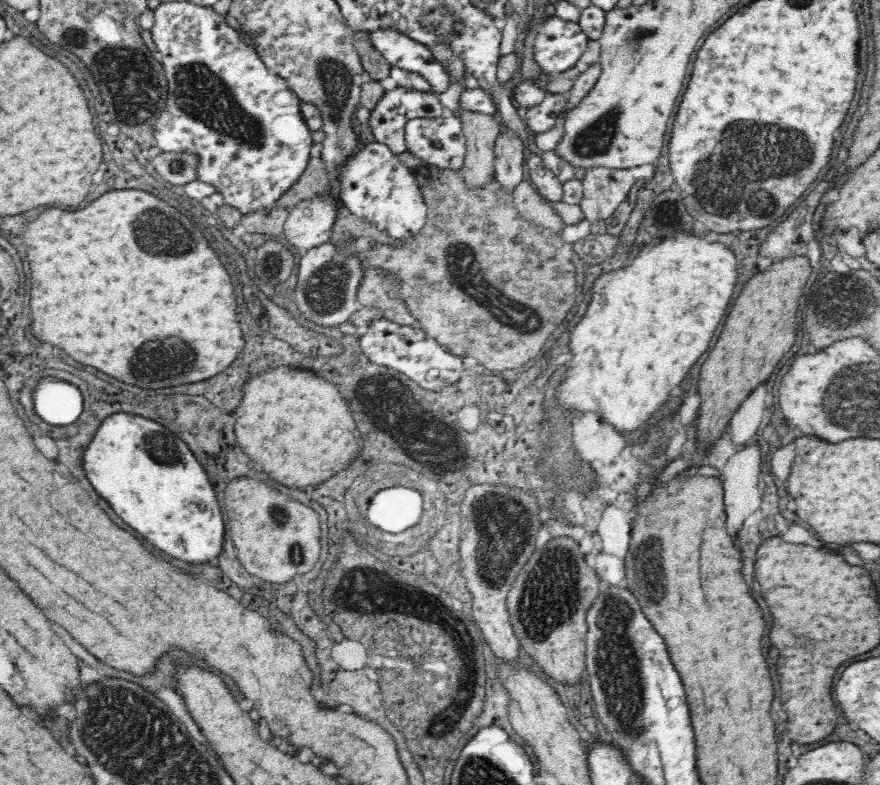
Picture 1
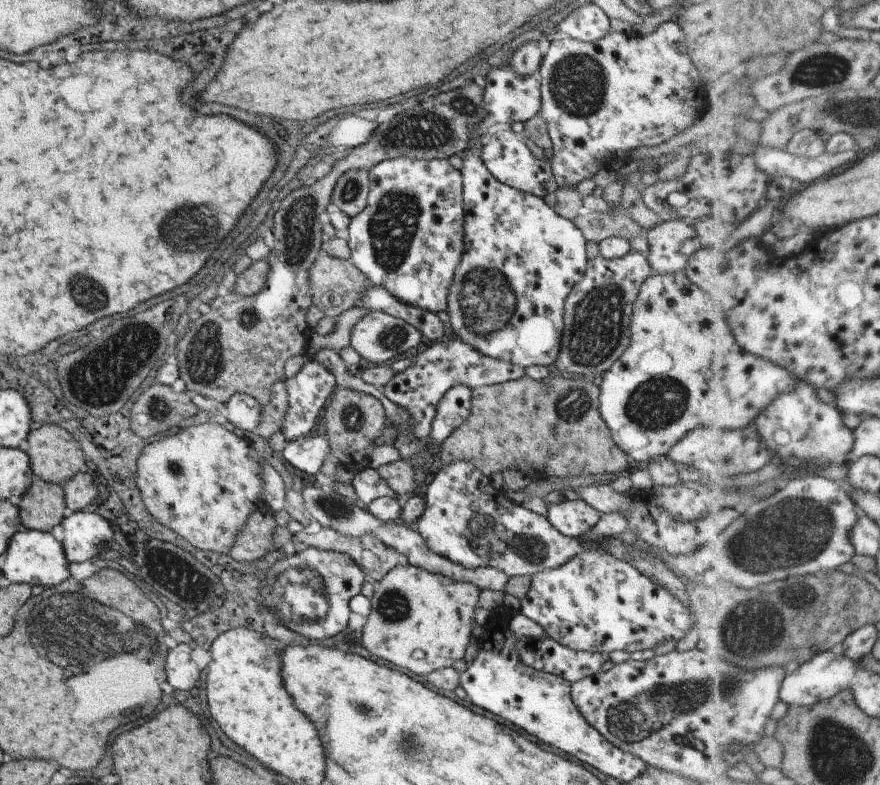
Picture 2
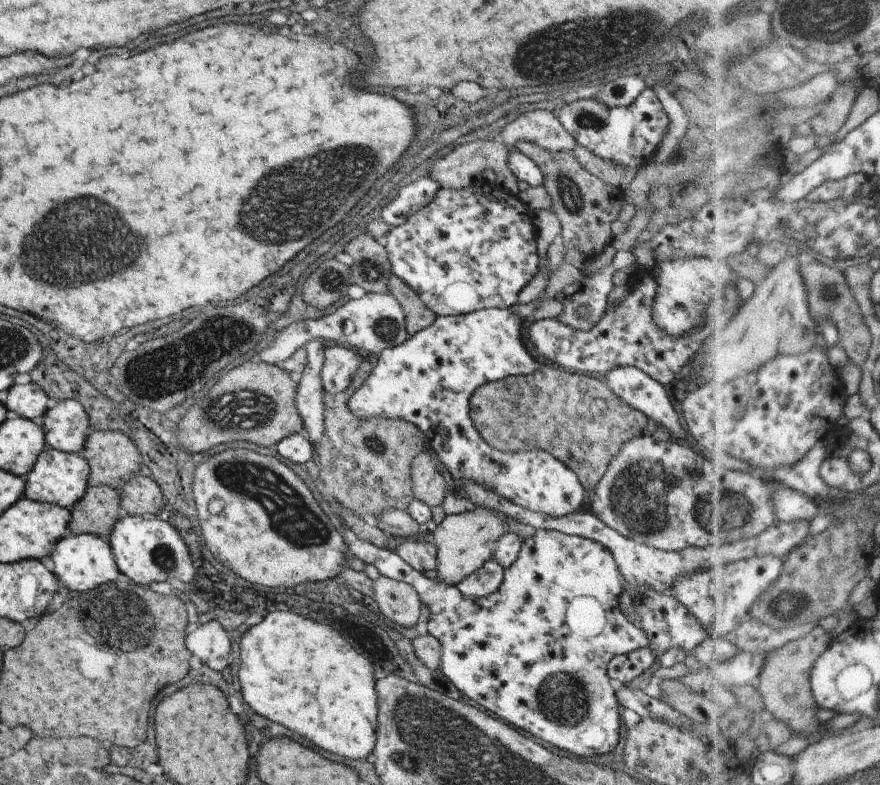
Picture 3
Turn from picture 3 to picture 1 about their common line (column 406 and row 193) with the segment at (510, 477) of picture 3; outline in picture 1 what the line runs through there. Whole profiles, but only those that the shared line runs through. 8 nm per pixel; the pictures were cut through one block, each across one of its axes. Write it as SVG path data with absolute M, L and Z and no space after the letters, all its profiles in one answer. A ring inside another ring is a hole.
M371 140L334 169L338 169L338 198L354 219L386 230L396 240L413 237L427 223L427 204L413 169L404 165L385 144Z

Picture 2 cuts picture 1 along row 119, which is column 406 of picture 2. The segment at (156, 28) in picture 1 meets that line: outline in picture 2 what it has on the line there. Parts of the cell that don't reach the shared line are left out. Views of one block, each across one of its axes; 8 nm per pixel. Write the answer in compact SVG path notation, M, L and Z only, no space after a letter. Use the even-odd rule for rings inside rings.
M405 156L381 161L375 166L370 167L369 172L369 192L367 193L366 205L361 212L351 217L348 224L347 232L347 246L350 252L350 261L355 264L355 268L365 274L365 278L369 284L383 288L387 294L391 294L393 298L397 298L399 302L407 304L407 306L414 306L421 308L421 310L428 310L433 313L447 310L447 292L449 292L449 282L453 278L455 268L459 266L461 260L461 252L463 252L463 200L462 200L462 180L460 171L453 168L447 159L433 159L433 160L413 160Z

